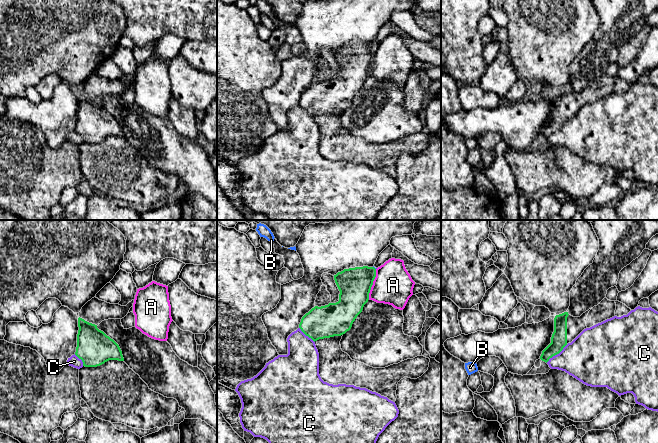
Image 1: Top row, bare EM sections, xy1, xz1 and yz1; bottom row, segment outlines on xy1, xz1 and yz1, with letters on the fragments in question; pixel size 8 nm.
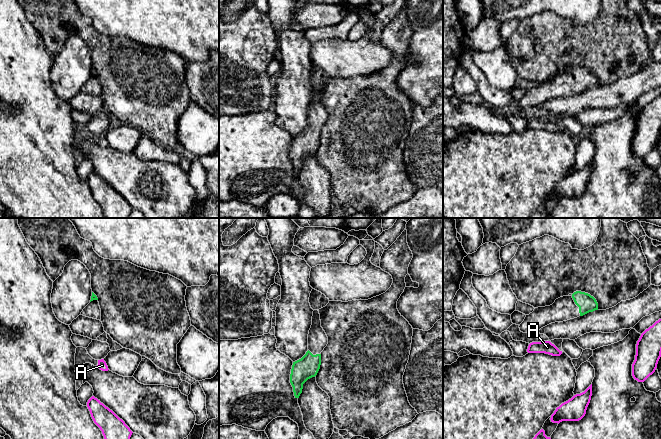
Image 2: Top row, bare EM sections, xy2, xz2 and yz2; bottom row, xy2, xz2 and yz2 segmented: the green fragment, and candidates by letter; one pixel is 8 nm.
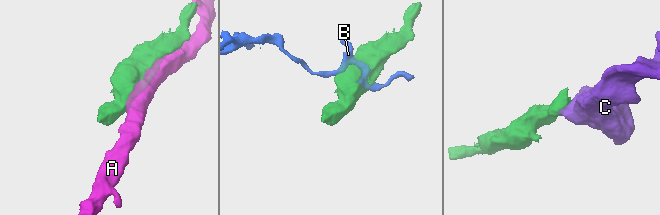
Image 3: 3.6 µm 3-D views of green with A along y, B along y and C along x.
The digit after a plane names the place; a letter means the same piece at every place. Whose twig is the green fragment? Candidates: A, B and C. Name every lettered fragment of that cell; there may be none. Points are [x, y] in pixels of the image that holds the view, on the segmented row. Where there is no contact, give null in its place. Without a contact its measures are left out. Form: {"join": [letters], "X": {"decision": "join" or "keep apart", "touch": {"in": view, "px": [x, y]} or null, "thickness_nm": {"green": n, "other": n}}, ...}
{"join": [], "A": {"decision": "keep apart", "touch": {"in": "xz1", "px": [372, 284]}, "thickness_nm": {"green": 260, "other": 320}}, "B": {"decision": "keep apart", "touch": {"in": "xz1", "px": [374, 268]}, "thickness_nm": {"green": 260, "other": 20}}, "C": {"decision": "keep apart", "touch": {"in": "yz1", "px": [556, 354]}, "thickness_nm": {"green": 130, "other": 360}}}

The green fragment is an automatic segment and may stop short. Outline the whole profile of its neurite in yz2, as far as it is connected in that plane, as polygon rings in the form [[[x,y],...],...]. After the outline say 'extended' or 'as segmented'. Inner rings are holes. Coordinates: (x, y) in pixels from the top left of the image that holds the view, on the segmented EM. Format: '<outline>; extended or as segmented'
[[[576,291],[571,296],[563,296],[550,306],[535,308],[520,324],[523,333],[538,332],[555,322],[563,322],[598,310],[596,299],[588,293]]]; extended

